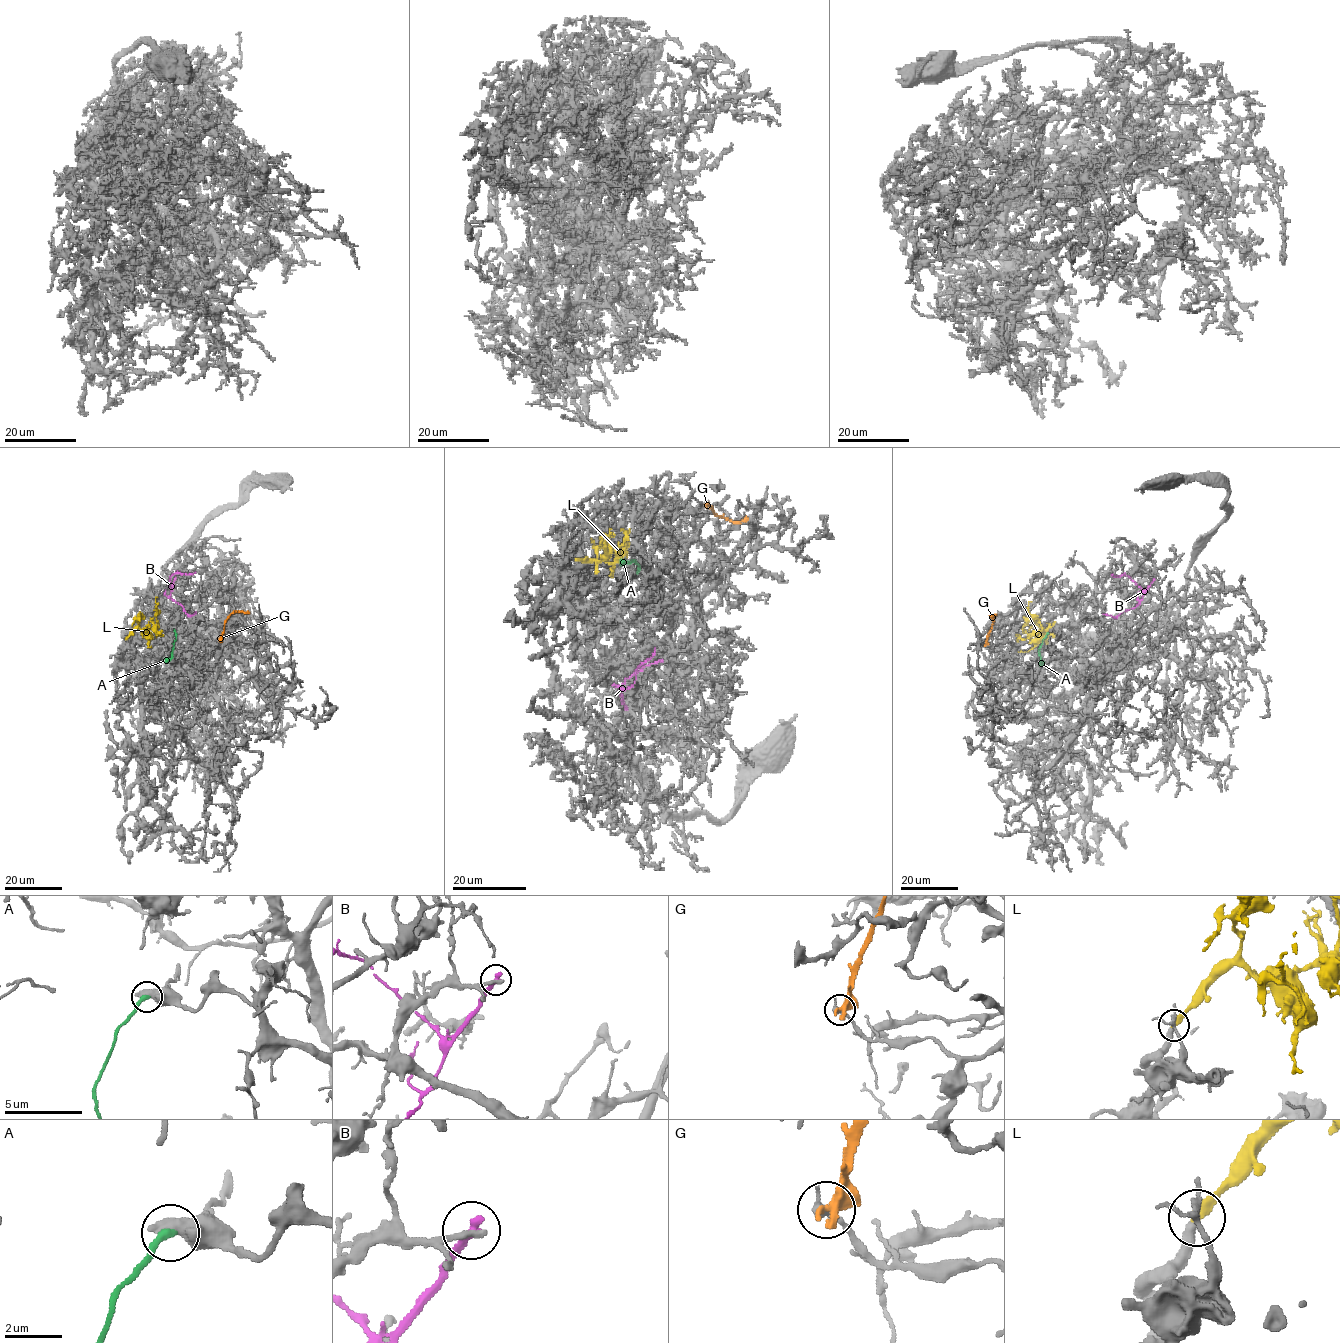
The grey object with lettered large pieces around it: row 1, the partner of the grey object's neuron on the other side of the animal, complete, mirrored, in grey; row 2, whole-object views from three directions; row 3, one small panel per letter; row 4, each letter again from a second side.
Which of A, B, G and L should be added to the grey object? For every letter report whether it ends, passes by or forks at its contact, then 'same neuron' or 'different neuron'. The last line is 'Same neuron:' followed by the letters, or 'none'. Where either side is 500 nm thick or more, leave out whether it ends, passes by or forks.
A: different neuron
B: it ends there; different neuron
G: different neuron
L: it ends there; same neuron
Same neuron: L

